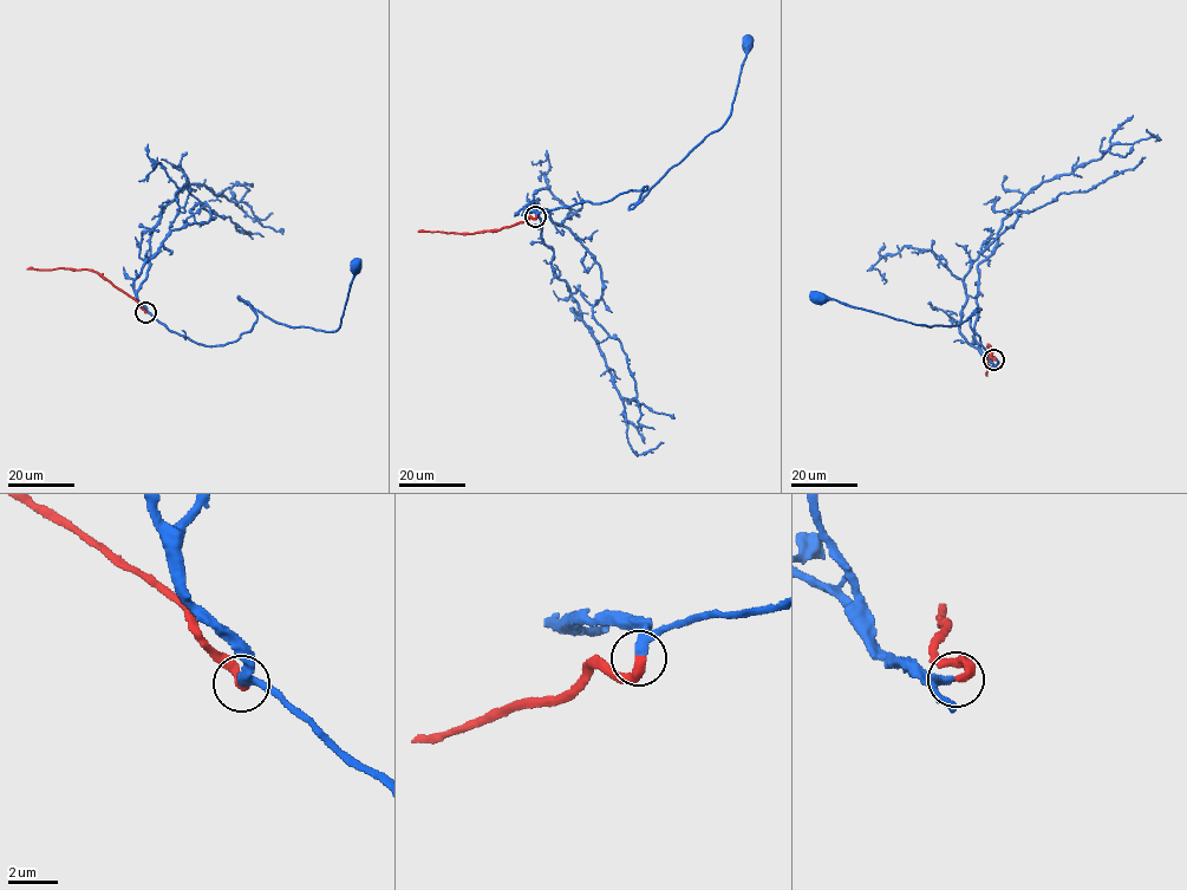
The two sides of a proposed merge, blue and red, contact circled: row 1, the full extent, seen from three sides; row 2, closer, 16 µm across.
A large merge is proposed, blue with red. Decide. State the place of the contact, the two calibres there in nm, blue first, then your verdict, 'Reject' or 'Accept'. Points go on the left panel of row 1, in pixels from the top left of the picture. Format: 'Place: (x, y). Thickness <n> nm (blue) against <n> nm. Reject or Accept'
Place: (145, 312). Thickness 280 nm (blue) against 400 nm. Accept

